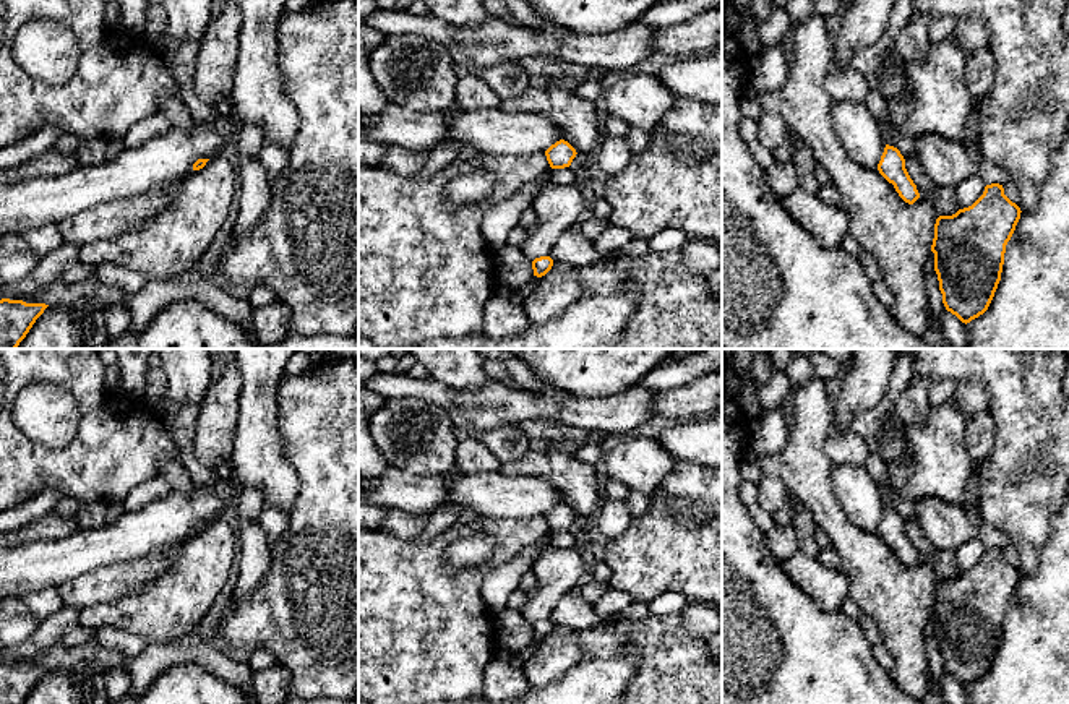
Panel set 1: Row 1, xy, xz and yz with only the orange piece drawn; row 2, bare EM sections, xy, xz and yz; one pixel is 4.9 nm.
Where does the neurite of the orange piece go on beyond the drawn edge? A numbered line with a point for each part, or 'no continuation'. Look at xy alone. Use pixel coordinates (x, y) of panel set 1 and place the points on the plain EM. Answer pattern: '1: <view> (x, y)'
no continuation

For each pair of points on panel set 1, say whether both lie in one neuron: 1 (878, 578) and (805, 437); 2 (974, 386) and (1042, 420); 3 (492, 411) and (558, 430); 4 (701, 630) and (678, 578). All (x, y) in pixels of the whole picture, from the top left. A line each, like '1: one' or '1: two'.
1: one
2: two
3: two
4: two

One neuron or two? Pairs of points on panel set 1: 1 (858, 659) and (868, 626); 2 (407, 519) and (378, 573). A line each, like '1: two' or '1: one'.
1: two
2: two

